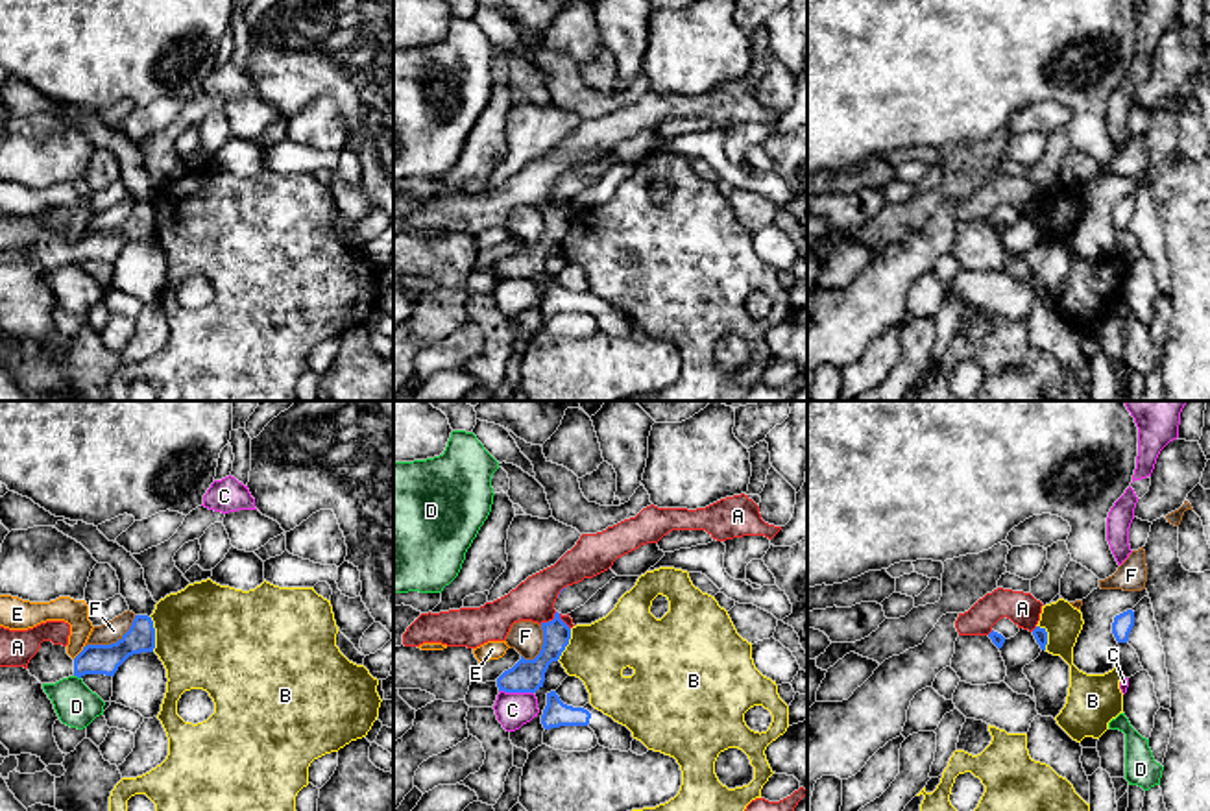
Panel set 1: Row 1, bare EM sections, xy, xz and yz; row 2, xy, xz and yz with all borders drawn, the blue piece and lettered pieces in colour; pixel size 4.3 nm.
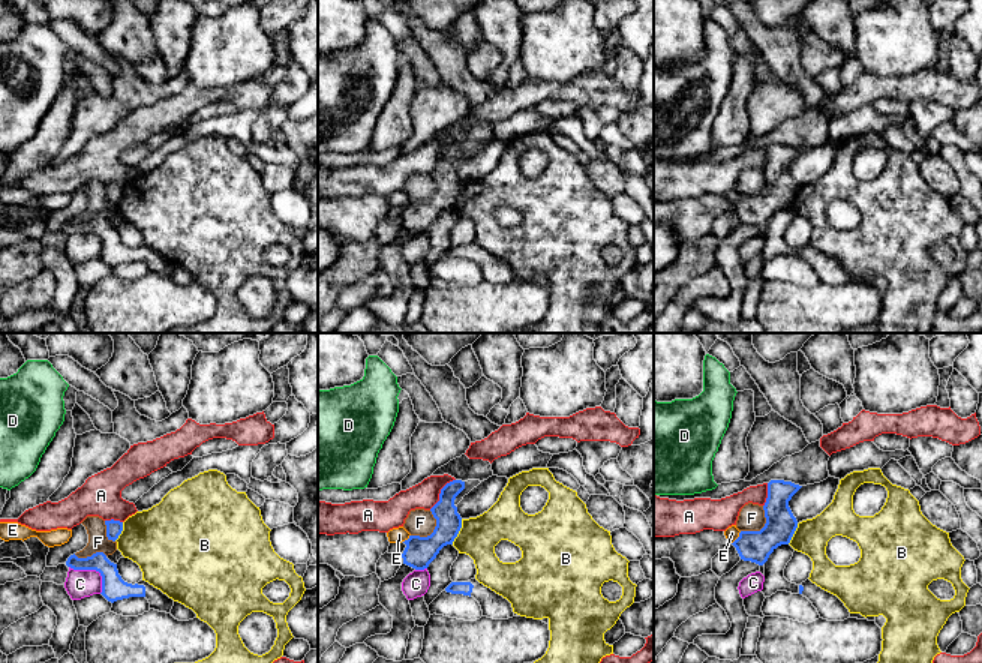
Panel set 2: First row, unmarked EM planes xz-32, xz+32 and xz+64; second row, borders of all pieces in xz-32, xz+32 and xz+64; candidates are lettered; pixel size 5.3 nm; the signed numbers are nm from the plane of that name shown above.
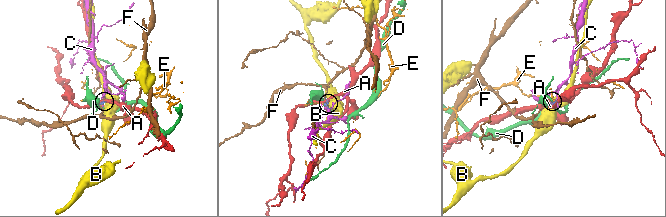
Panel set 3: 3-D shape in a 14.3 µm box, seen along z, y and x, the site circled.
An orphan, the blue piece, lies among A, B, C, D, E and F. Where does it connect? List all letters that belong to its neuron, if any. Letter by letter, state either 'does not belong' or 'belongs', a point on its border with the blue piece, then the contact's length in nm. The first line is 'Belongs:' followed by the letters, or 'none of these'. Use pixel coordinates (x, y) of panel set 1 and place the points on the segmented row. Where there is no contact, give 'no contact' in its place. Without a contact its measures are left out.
Belongs: none of these
A: does not belong; meets blue in xz at (556, 612); contact 140 nm long
B: does not belong; meets blue in xy at (154, 634); contact 160 nm long
C: does not belong; meets blue in xz at (516, 691); contact 150 nm long
D: does not belong; meets blue in xy at (78, 677); contact 40 nm long
E: does not belong; meets blue in xy at (80, 653); contact 80 nm long
F: does not belong; meets blue in xy at (113, 643); contact 260 nm long

